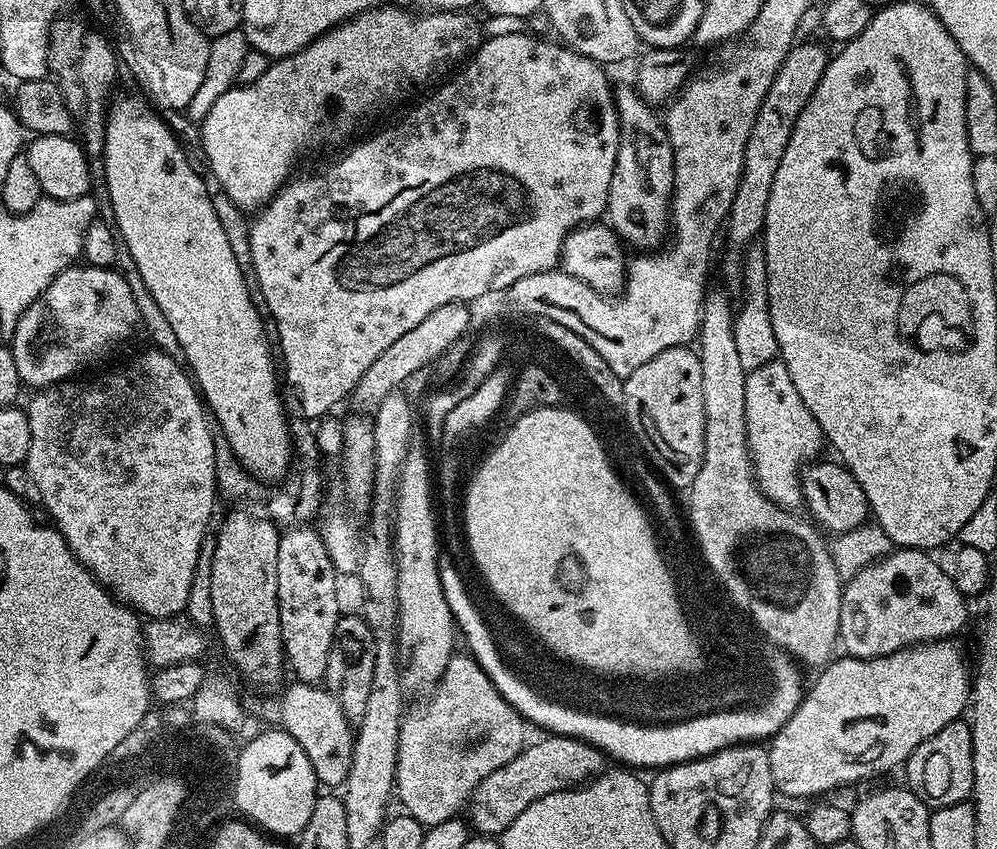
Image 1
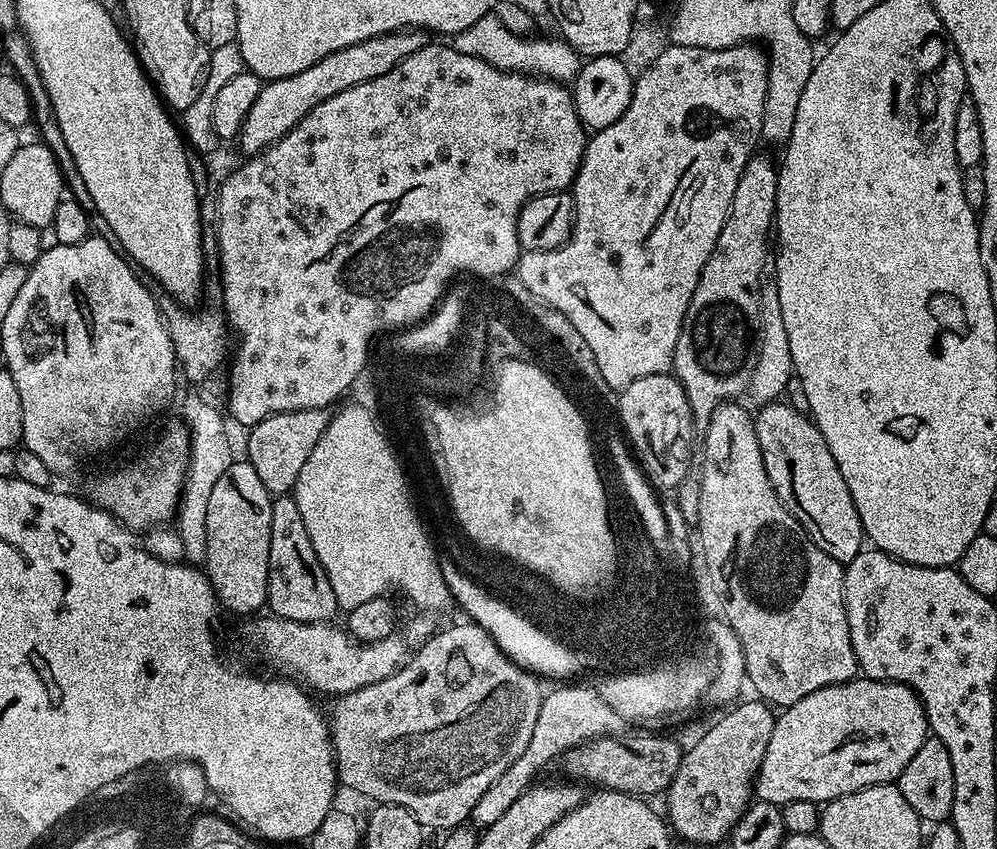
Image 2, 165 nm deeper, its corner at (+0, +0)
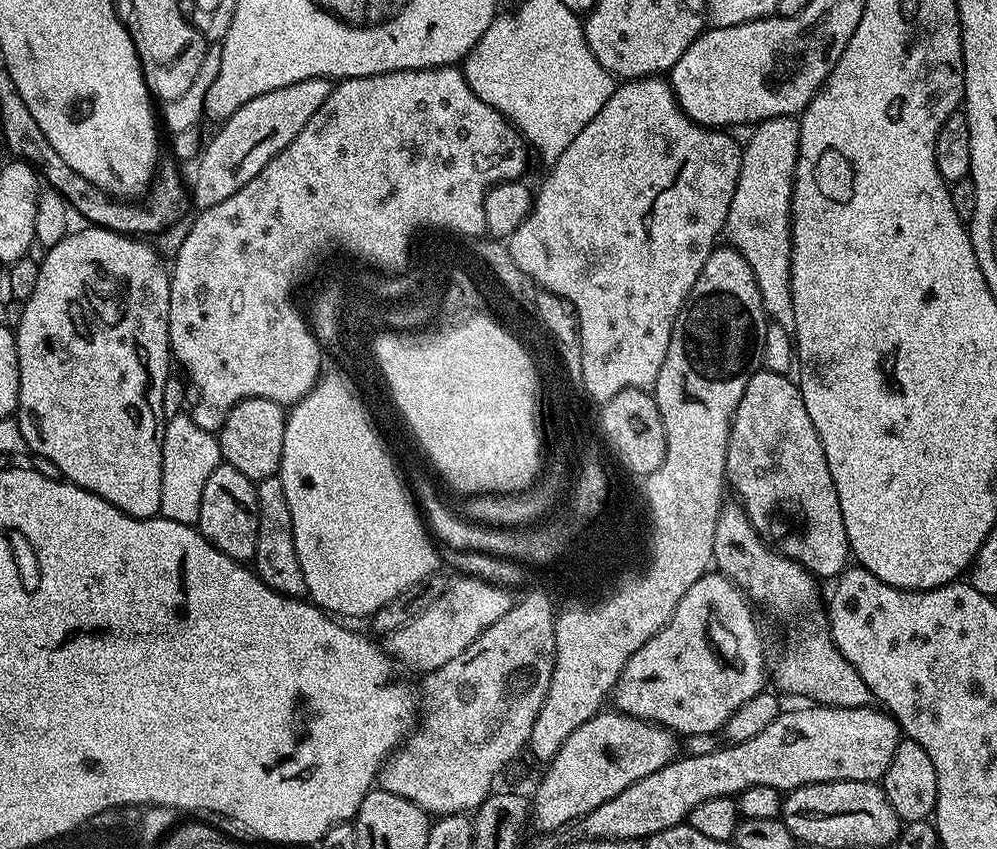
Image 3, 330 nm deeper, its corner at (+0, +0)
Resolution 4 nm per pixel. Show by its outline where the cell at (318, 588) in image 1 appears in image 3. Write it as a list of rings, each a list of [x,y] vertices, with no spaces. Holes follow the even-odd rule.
[[[279,475],[271,476],[256,484],[258,494],[258,546],[254,557],[257,576],[274,590],[287,596],[303,597],[308,591],[302,566],[298,566],[298,554],[294,550],[290,506],[286,506],[286,494],[282,490]]]

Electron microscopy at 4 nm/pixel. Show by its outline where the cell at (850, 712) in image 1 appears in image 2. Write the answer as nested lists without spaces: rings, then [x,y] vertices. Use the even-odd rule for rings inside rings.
[[[857,678],[855,680],[847,680],[841,684],[831,684],[822,690],[814,690],[814,694],[806,694],[806,698],[787,705],[777,715],[774,734],[770,734],[770,746],[766,746],[766,754],[762,758],[760,769],[756,772],[755,799],[765,800],[771,804],[779,804],[781,806],[790,802],[798,802],[799,800],[809,800],[820,806],[834,798],[842,798],[846,794],[854,794],[858,790],[869,788],[875,784],[891,784],[899,781],[902,770],[906,770],[910,758],[914,758],[914,754],[918,754],[922,742],[928,739],[929,735],[928,716],[924,712],[924,703],[916,696],[916,691],[905,684],[890,682],[889,680]]]

